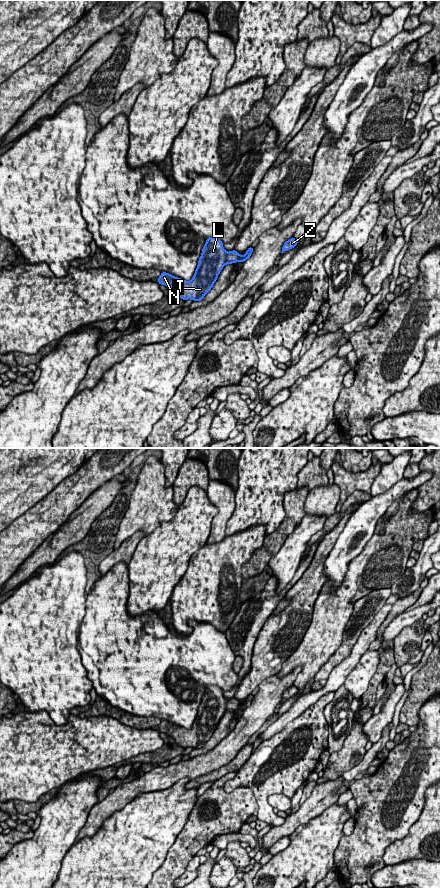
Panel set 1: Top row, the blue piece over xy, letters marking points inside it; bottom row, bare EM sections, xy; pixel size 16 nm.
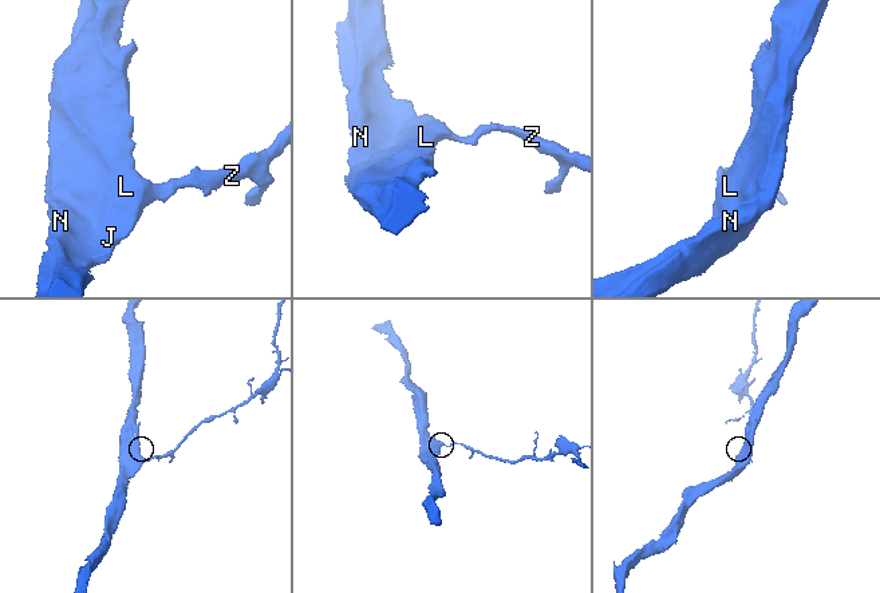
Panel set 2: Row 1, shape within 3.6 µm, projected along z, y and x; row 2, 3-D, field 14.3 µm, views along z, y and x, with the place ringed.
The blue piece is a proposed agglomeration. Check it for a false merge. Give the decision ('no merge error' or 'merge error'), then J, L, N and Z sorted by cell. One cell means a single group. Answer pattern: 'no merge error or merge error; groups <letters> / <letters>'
no merge error; groups J L N Z

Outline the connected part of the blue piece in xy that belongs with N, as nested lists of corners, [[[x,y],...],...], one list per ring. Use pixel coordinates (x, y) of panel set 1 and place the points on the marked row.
[[[216,237],[206,238],[191,281],[188,282],[167,272],[161,272],[158,283],[173,289],[176,296],[185,301],[188,299],[202,301],[204,296],[213,288],[223,267],[238,261],[244,263],[251,257],[253,250],[253,247],[249,247],[242,256],[236,250],[227,252],[220,239]]]

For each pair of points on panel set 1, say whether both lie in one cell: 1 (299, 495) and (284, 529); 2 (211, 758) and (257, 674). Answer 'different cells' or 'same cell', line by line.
1: same cell
2: different cells

